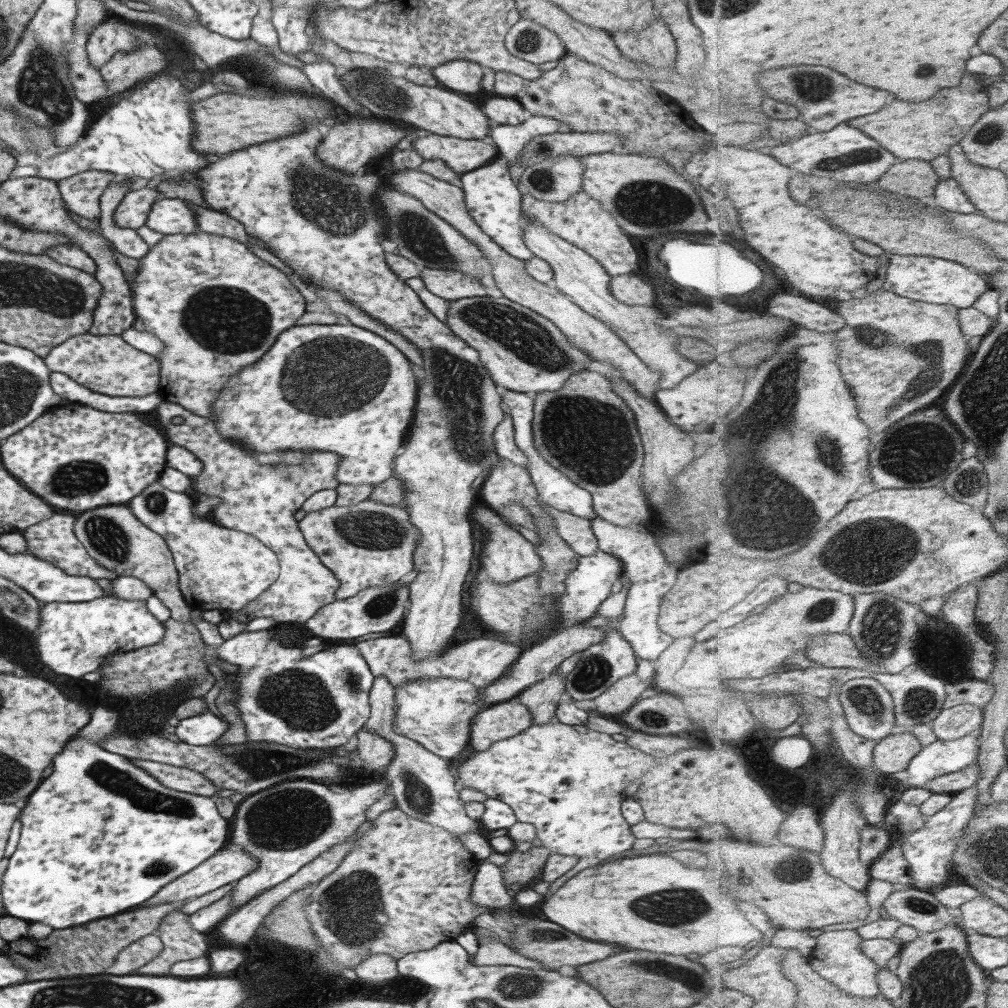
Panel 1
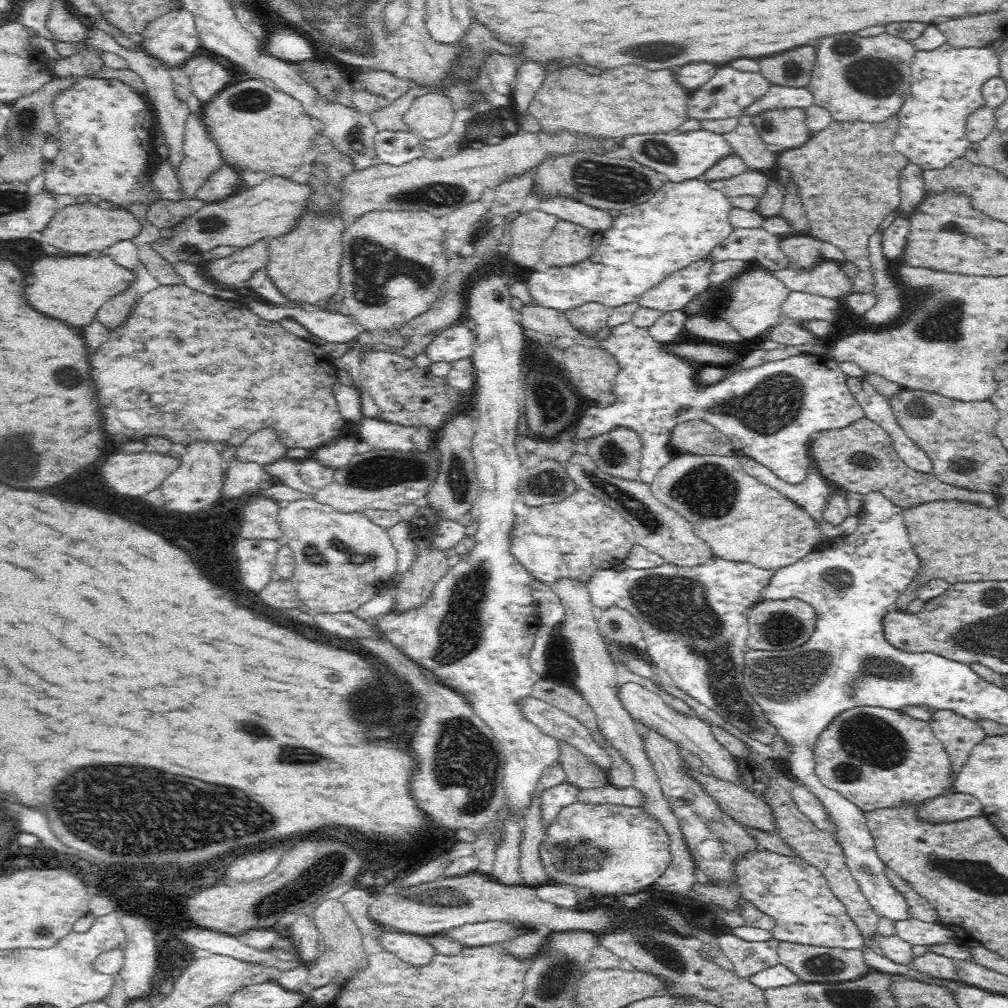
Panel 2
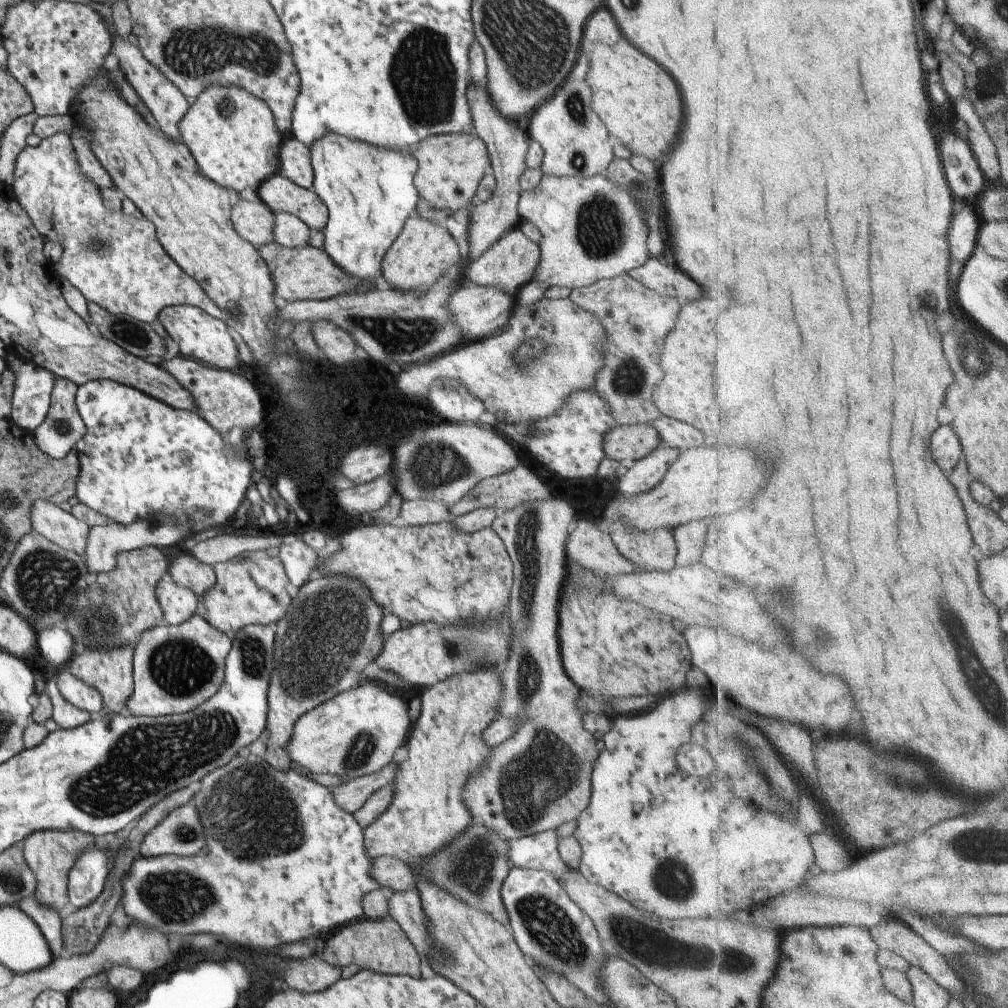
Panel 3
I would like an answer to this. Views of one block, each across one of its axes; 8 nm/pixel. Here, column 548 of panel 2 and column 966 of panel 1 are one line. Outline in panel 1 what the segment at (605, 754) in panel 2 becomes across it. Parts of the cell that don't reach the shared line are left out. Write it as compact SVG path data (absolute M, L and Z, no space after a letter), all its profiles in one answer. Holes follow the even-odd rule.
M971 704L958 705L943 709L931 723L938 740L957 740L981 731L984 710Z

